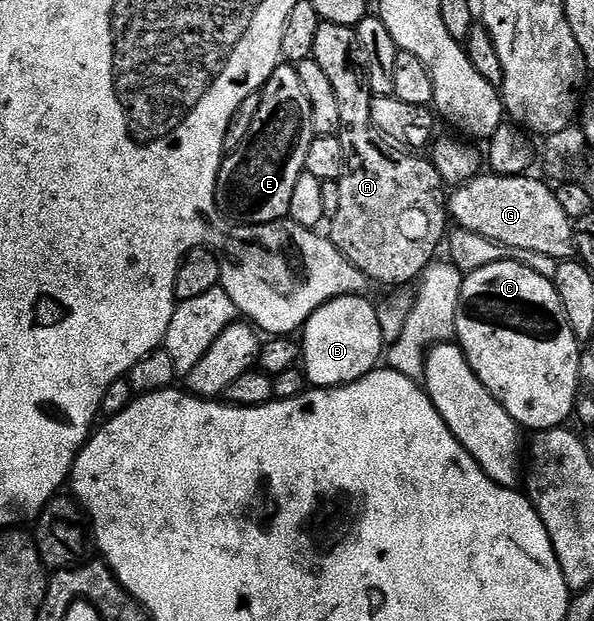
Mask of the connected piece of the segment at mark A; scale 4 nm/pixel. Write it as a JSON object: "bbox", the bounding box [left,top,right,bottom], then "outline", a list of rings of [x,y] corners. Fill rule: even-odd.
{"bbox":[314,22,447,287],"outline":[[[322,22],[319,33],[315,33],[314,61],[327,73],[331,86],[335,88],[335,97],[339,101],[339,117],[341,130],[339,138],[343,145],[345,168],[339,185],[339,213],[328,224],[327,237],[359,269],[365,274],[370,284],[382,283],[385,287],[401,287],[404,283],[417,281],[423,275],[426,267],[434,262],[433,254],[437,246],[442,246],[447,235],[447,195],[439,173],[432,162],[425,157],[414,157],[404,150],[398,149],[392,143],[382,139],[373,127],[371,121],[371,105],[375,98],[373,90],[369,88],[369,77],[365,74],[362,63],[359,37],[356,30],[347,25],[335,25]]]}

